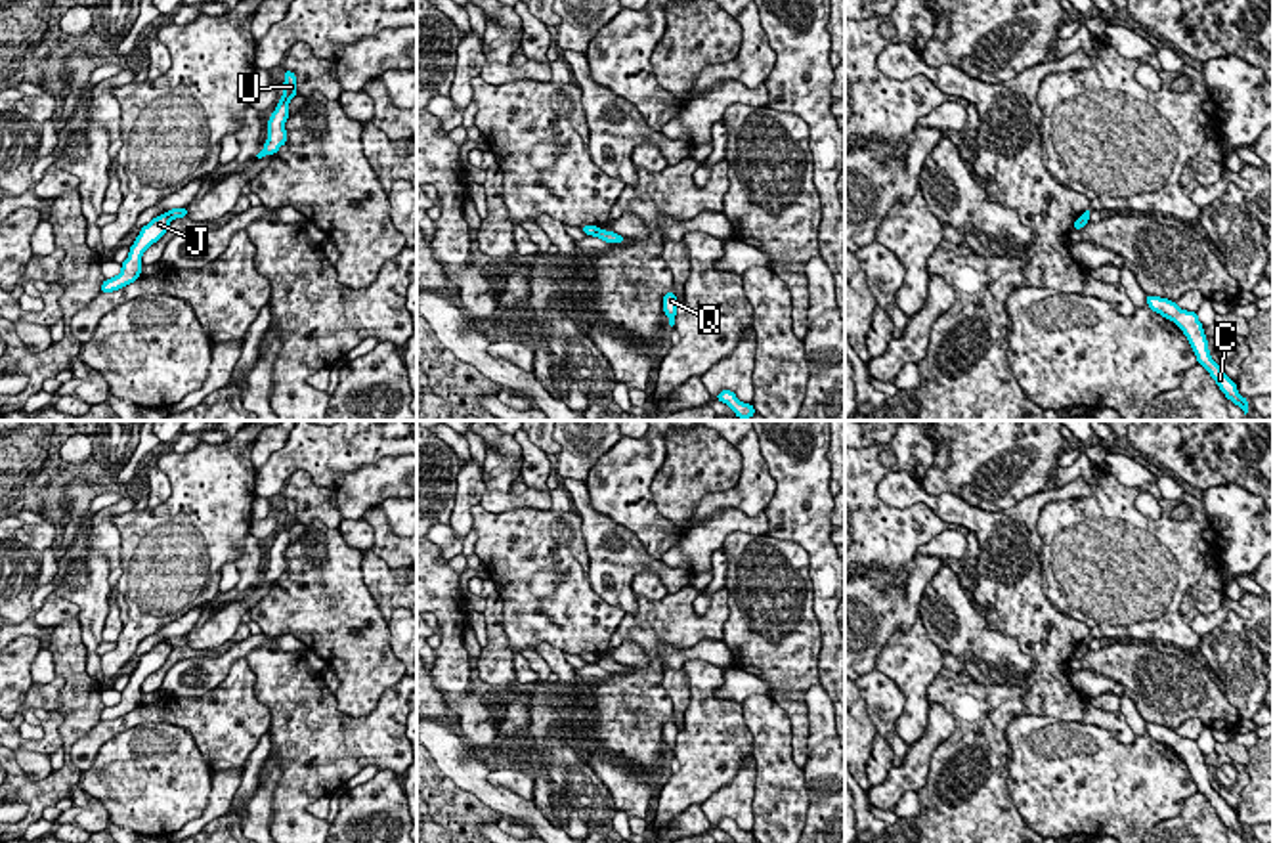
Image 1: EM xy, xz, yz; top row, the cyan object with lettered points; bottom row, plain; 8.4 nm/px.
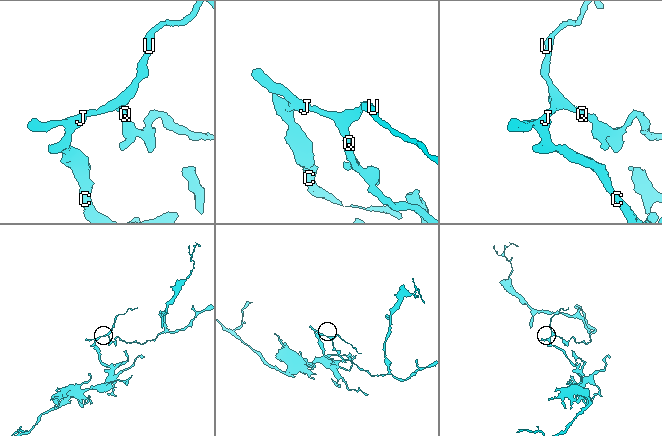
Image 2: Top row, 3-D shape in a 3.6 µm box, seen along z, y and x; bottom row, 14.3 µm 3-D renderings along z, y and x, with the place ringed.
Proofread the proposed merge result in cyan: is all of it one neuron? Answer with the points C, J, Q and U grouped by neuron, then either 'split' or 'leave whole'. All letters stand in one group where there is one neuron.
C J Q U; leave whole

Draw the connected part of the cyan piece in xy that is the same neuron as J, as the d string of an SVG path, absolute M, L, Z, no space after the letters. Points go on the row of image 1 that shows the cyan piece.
M172 208L157 218L153 218L147 226L141 227L134 245L130 247L128 258L120 264L122 270L117 277L105 279L101 283L101 292L119 291L130 283L134 283L141 275L141 256L143 252L157 243L168 229L174 218L185 218L187 208Z

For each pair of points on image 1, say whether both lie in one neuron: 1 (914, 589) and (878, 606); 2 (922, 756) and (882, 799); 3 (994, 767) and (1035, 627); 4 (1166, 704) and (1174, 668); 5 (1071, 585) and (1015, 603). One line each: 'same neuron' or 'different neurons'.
1: same neuron
2: same neuron
3: same neuron
4: same neuron
5: different neurons

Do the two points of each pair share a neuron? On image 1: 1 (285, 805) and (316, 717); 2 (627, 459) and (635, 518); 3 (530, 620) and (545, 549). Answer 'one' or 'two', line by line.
1: one
2: one
3: one

